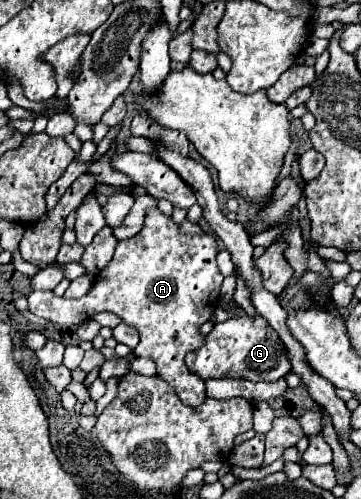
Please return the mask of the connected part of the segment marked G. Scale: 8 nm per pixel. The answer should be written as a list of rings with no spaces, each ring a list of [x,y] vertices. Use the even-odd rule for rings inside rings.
[[[247,314],[217,322],[205,336],[205,344],[185,356],[185,364],[189,372],[197,374],[201,380],[245,378],[251,382],[277,382],[291,370],[289,358],[285,356],[285,348],[281,348],[281,338],[277,332],[269,328],[269,322],[265,318],[251,318]]]

